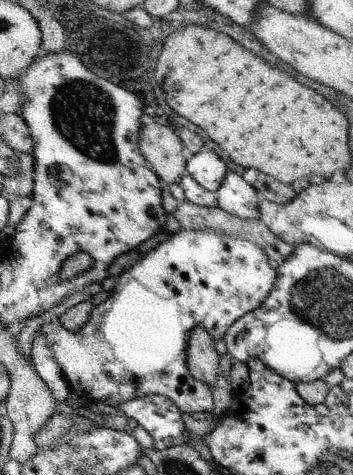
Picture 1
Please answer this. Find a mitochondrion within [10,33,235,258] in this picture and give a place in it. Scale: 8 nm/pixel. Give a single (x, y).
(83, 116)

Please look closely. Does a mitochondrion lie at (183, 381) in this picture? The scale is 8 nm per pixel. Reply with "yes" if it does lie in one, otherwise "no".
no

